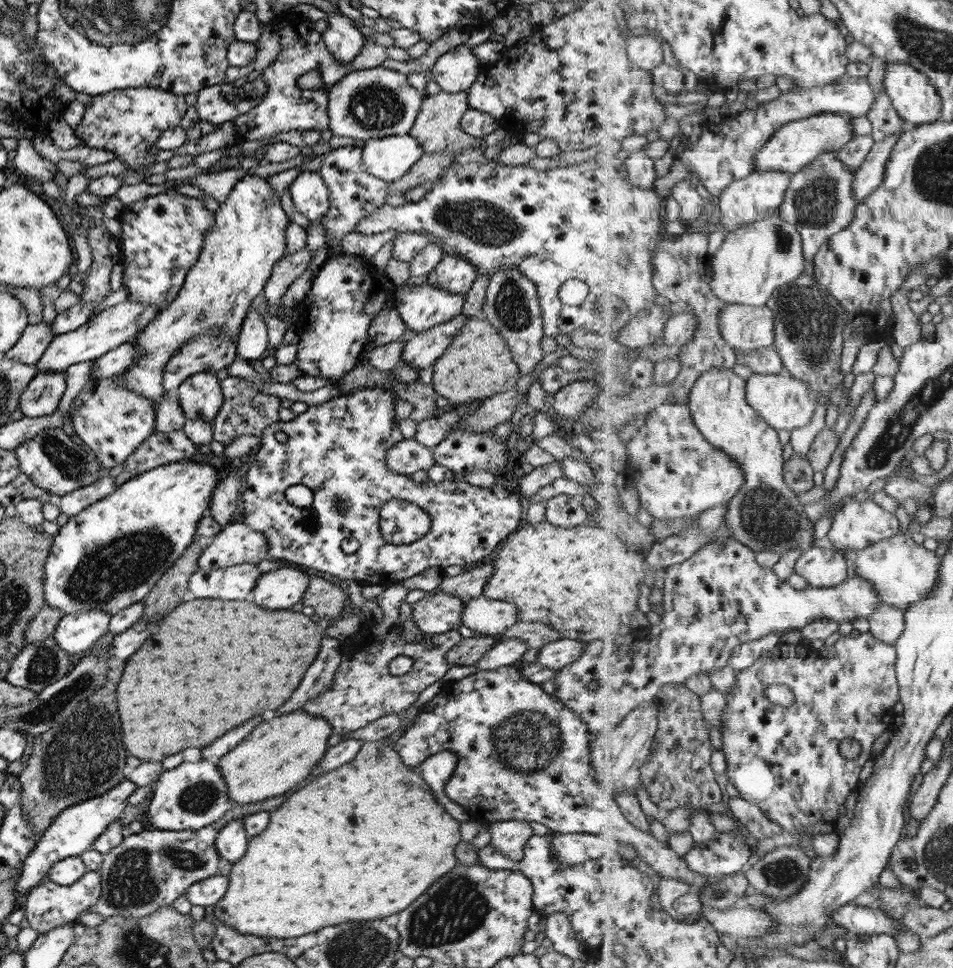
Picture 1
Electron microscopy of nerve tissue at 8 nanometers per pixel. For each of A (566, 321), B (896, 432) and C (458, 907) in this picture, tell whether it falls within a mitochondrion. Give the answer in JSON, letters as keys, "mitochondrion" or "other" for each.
{"A":"other","B":"mitochondrion","C":"mitochondrion"}

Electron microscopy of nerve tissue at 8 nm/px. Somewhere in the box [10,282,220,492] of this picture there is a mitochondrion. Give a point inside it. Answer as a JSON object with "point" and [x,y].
{"point":[65,457]}

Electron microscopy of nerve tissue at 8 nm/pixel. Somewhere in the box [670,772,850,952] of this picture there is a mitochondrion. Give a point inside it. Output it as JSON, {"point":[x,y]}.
{"point":[782,872]}

